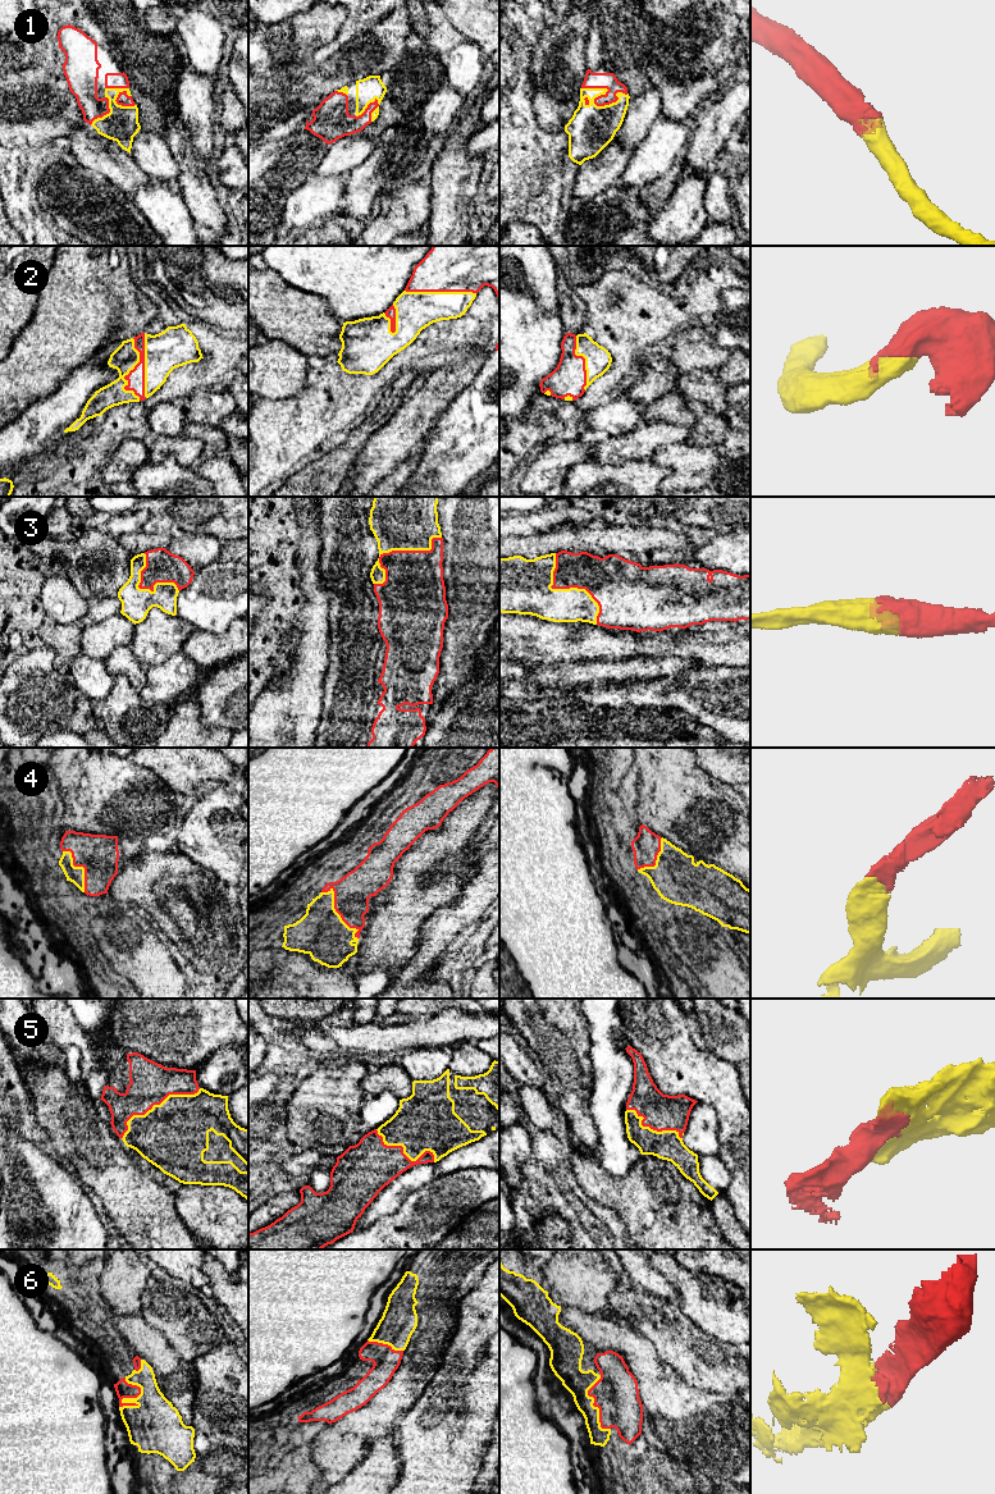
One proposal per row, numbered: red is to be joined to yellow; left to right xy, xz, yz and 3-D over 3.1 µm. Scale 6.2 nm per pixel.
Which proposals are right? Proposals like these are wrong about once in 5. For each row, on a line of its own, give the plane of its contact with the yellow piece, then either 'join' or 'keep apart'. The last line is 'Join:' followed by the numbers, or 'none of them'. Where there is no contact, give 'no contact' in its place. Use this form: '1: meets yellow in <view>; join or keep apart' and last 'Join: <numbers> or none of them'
1: meets yellow in yz; join
2: meets yellow in xy; join
3: meets yellow in xz; join
4: meets yellow in xz; join
5: meets yellow in xy; join
6: meets yellow in xy; join
Join: 1, 2, 3, 4, 5, 6

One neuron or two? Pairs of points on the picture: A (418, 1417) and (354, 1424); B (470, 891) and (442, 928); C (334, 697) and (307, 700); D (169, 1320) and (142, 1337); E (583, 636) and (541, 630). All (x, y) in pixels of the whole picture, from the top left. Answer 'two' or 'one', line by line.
A: two
B: one
C: two
D: two
E: one

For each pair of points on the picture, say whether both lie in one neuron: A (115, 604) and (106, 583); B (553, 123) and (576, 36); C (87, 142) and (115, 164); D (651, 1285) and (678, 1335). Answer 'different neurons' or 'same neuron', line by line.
A: different neurons
B: same neuron
C: same neuron
D: different neurons

